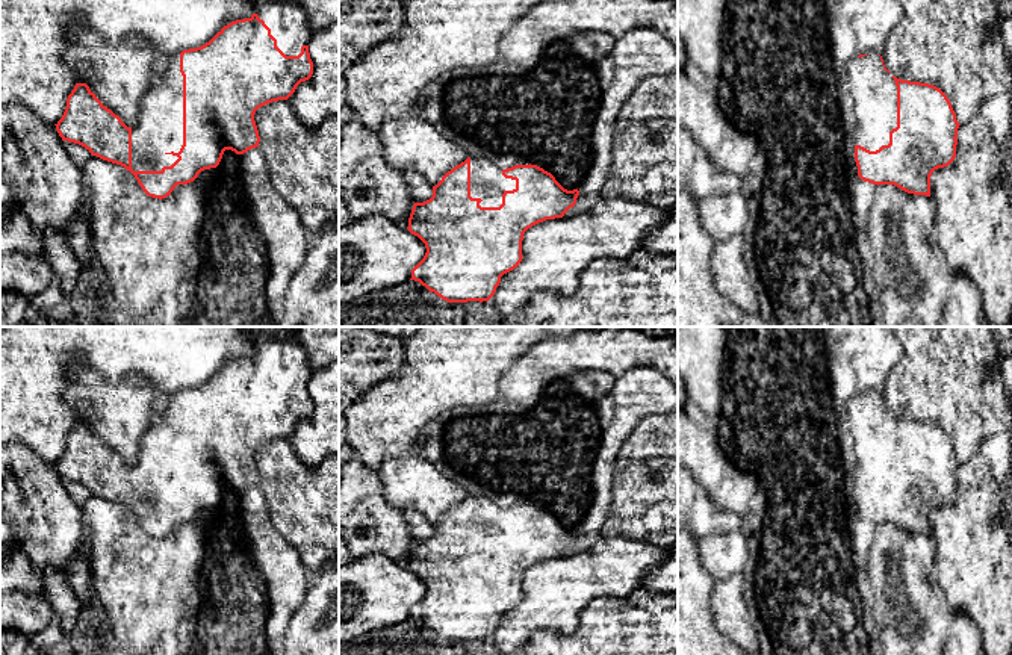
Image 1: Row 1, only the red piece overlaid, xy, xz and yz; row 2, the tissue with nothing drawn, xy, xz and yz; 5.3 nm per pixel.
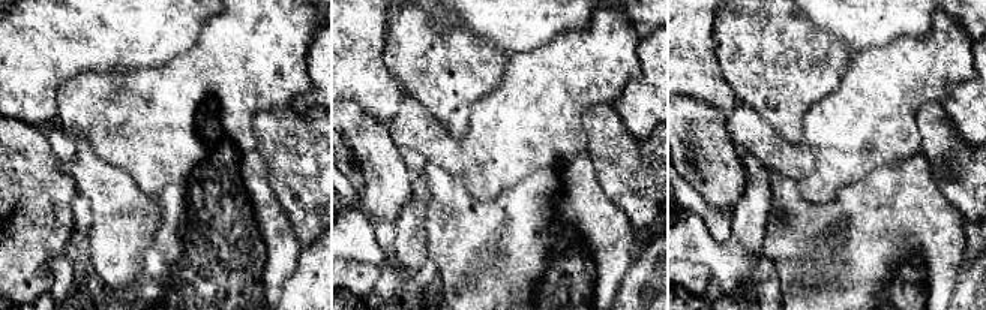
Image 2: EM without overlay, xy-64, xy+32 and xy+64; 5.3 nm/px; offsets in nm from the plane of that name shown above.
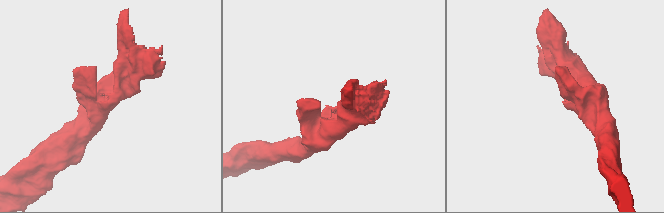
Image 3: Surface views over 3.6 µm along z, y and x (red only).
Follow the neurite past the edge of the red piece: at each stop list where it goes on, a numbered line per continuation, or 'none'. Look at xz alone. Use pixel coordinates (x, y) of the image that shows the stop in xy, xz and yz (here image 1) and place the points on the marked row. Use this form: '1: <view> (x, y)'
1: xz (487, 182)

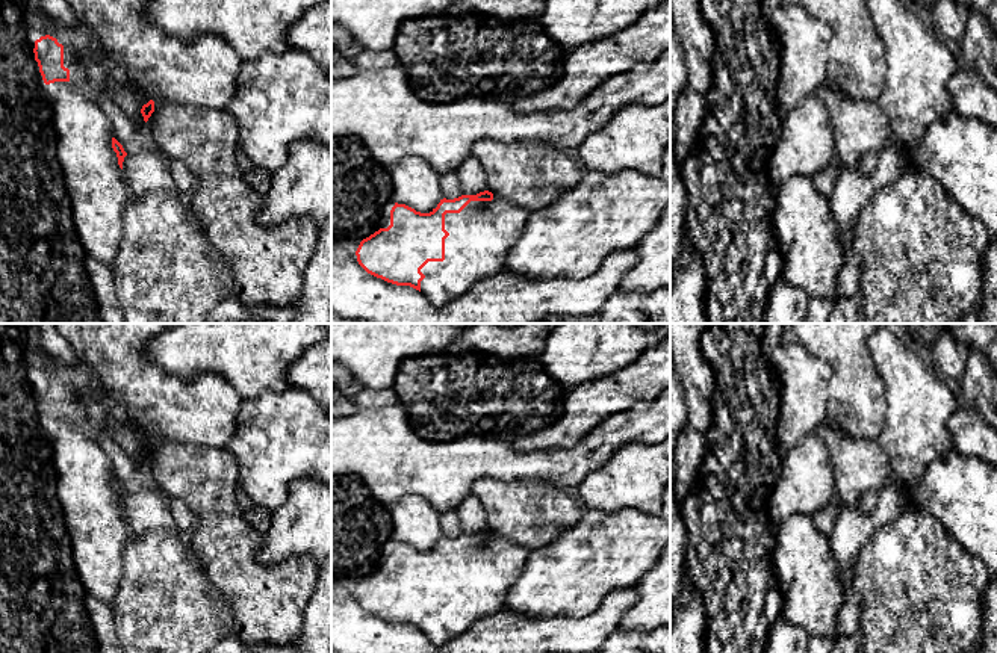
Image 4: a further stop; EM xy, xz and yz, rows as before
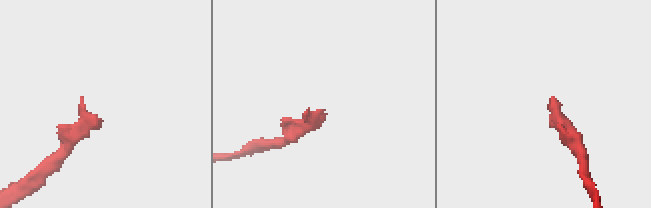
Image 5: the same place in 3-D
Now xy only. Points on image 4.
1: xy (91, 73)

